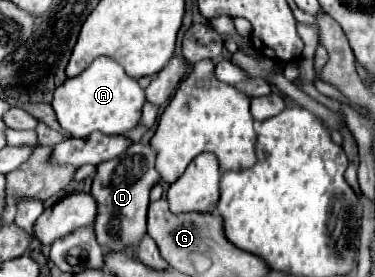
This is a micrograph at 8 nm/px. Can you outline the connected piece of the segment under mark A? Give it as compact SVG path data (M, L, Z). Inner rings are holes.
M112 57L94 59L84 73L66 79L54 91L52 99L60 127L72 137L88 137L94 131L100 131L104 135L124 135L138 125L142 105L144 89L138 85L138 79L130 77L124 67Z

